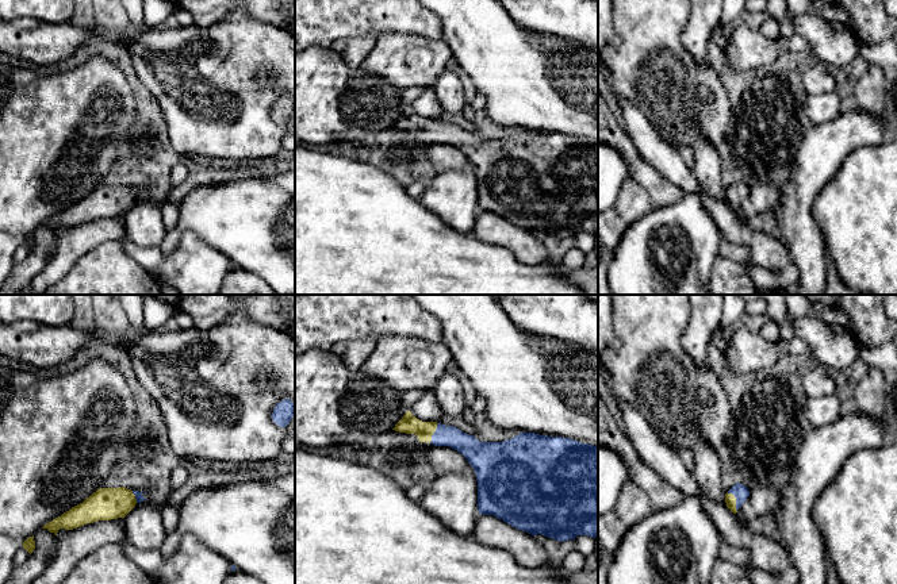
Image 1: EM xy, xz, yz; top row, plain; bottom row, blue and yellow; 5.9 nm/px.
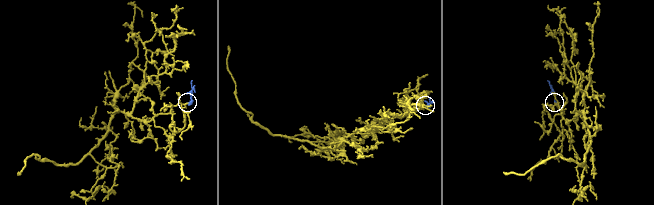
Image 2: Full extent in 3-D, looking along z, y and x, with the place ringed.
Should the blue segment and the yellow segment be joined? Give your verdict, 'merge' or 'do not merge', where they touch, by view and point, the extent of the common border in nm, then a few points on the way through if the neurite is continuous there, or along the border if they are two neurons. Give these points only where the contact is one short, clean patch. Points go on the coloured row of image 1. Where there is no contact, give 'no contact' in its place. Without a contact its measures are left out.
merge; contact yz (736, 500); length 130 nm; way yz (740, 491), (736, 500), (729, 499)

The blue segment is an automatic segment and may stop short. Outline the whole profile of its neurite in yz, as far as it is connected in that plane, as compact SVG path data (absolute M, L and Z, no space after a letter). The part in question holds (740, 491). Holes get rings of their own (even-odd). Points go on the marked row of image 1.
M736 483L727 493L725 493L725 503L727 507L736 514L741 504L750 496L750 491L745 485Z

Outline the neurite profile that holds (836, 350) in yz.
M806 315L796 320L794 334L805 341L813 357L831 372L840 372L858 360L860 345L850 330L835 331L820 319Z

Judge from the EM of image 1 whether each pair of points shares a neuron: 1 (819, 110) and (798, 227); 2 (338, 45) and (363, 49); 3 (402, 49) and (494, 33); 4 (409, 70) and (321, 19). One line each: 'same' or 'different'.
1: different
2: same
3: different
4: different

